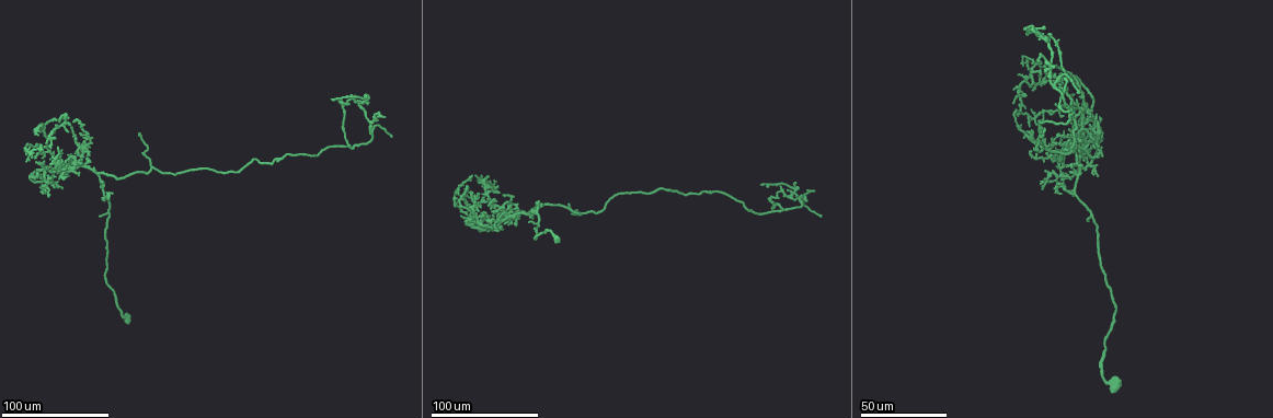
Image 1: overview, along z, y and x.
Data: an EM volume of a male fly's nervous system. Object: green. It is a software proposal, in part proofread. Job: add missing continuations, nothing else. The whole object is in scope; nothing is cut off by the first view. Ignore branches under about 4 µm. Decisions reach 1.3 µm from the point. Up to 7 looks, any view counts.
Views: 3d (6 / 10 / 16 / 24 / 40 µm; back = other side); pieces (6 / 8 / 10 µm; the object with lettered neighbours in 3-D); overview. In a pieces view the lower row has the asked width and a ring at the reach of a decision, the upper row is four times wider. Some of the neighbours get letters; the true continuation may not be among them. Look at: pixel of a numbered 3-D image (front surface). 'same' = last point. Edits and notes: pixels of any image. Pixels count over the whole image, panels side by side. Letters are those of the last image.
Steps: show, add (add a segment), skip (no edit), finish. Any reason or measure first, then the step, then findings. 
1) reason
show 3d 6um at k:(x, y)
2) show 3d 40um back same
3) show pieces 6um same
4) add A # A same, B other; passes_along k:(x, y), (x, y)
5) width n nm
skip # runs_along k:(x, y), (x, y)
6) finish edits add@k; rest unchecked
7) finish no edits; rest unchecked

an open end
show 3d 24um at 1:(1082, 173)

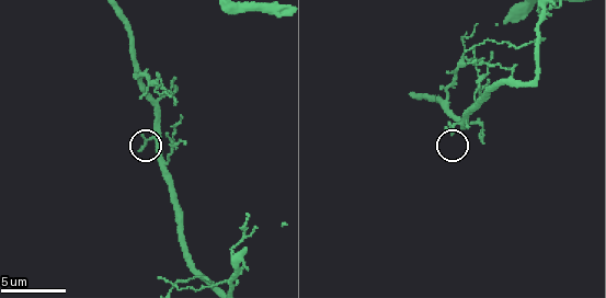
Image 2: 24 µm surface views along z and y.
show pieces 10um at 2:(447, 126)

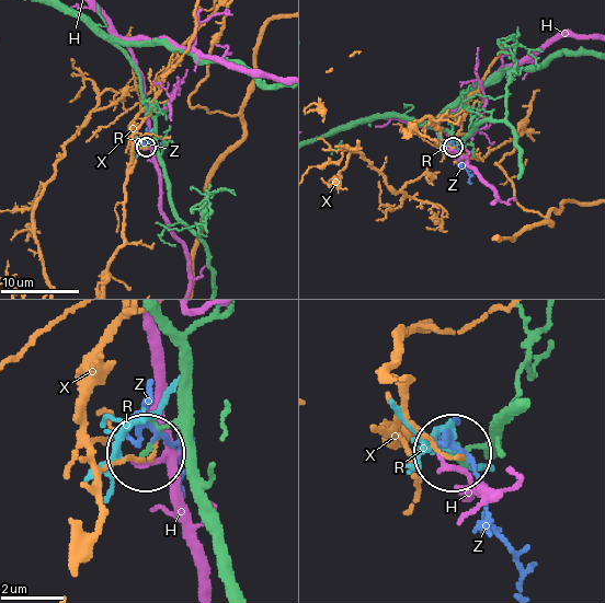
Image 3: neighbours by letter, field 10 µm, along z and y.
skip # H other, R other, X other, Z other; runs_along 3:(207, 247), (177, 215), (158, 147), (152, 141), (145, 146); no lettered segment goes on from it

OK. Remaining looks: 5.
tapers out
show 3d 40um at 1:(1021, 111)

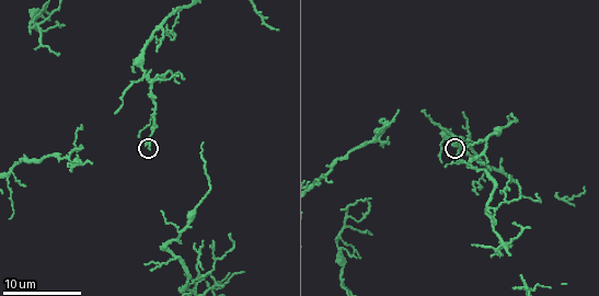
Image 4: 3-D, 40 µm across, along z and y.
see the neighbours
show pieces 8um at 4:(457, 144)

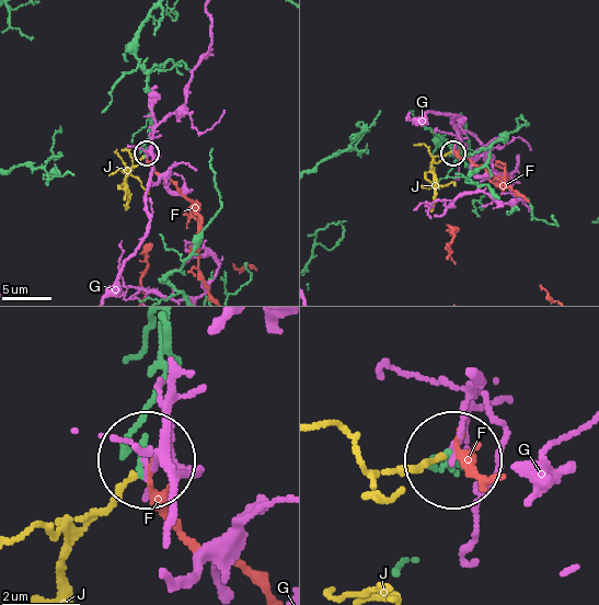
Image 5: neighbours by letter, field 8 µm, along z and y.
width 150 nm
skip # F other, G other, J other; none of them fits

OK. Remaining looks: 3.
tapers out
show 3d 40um at 1:(56, 174)

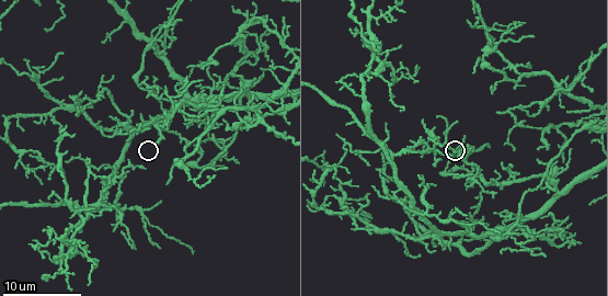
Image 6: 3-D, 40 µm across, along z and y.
what lies round it
show pieces 8um at 6:(143, 168)

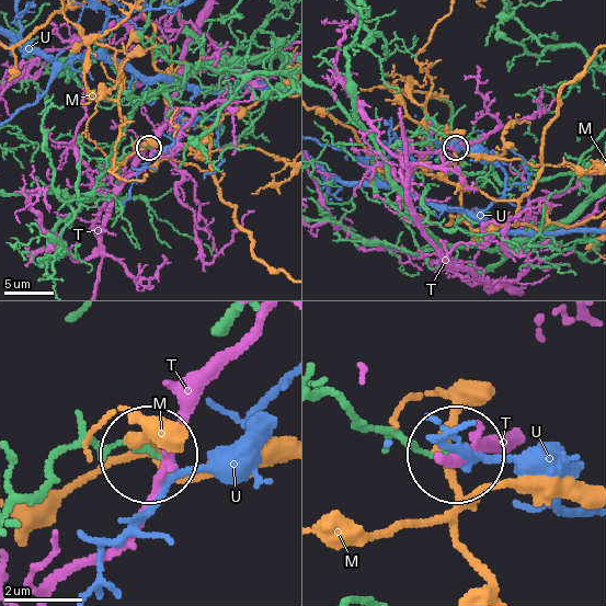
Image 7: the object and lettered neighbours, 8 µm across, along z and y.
skip # M other, T other, U other; runs_along 7:(13, 513), (72, 447), (147, 450); no lettered segment goes on from it

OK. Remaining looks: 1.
finish no edits; rest unchecked

